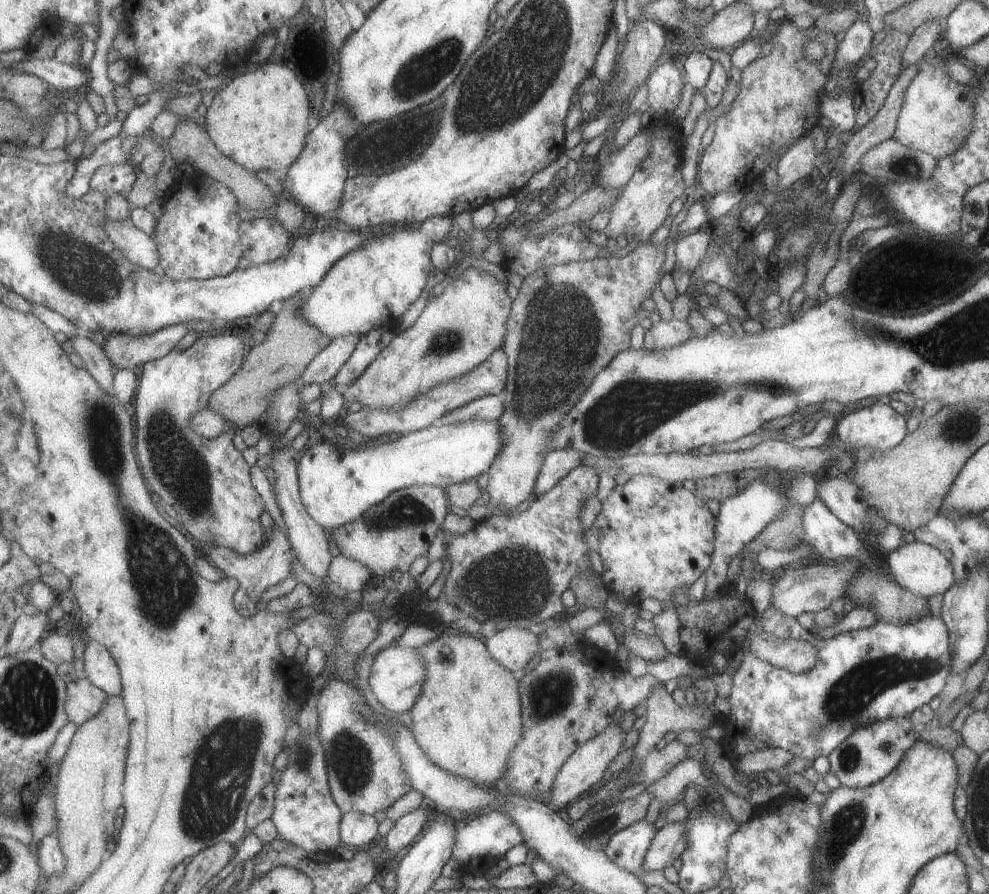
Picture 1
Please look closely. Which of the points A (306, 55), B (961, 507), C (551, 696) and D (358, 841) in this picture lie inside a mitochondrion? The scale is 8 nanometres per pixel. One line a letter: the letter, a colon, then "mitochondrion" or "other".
A: other
B: other
C: mitochondrion
D: other

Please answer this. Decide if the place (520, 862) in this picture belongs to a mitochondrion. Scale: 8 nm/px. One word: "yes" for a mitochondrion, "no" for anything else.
no

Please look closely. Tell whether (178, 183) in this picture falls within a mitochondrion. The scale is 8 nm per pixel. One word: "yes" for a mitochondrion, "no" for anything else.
no

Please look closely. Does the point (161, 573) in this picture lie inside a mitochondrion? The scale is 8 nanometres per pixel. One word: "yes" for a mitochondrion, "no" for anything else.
yes

